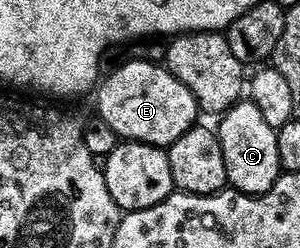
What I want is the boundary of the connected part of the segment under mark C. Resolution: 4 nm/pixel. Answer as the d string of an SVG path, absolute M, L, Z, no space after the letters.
M238 100L220 115L218 126L215 126L215 133L219 140L219 148L223 152L223 164L227 168L229 177L228 185L235 190L241 190L244 194L265 194L275 184L278 174L282 173L279 164L279 144L277 143L277 131L267 120L263 120L263 115L259 113L259 108L248 100Z

